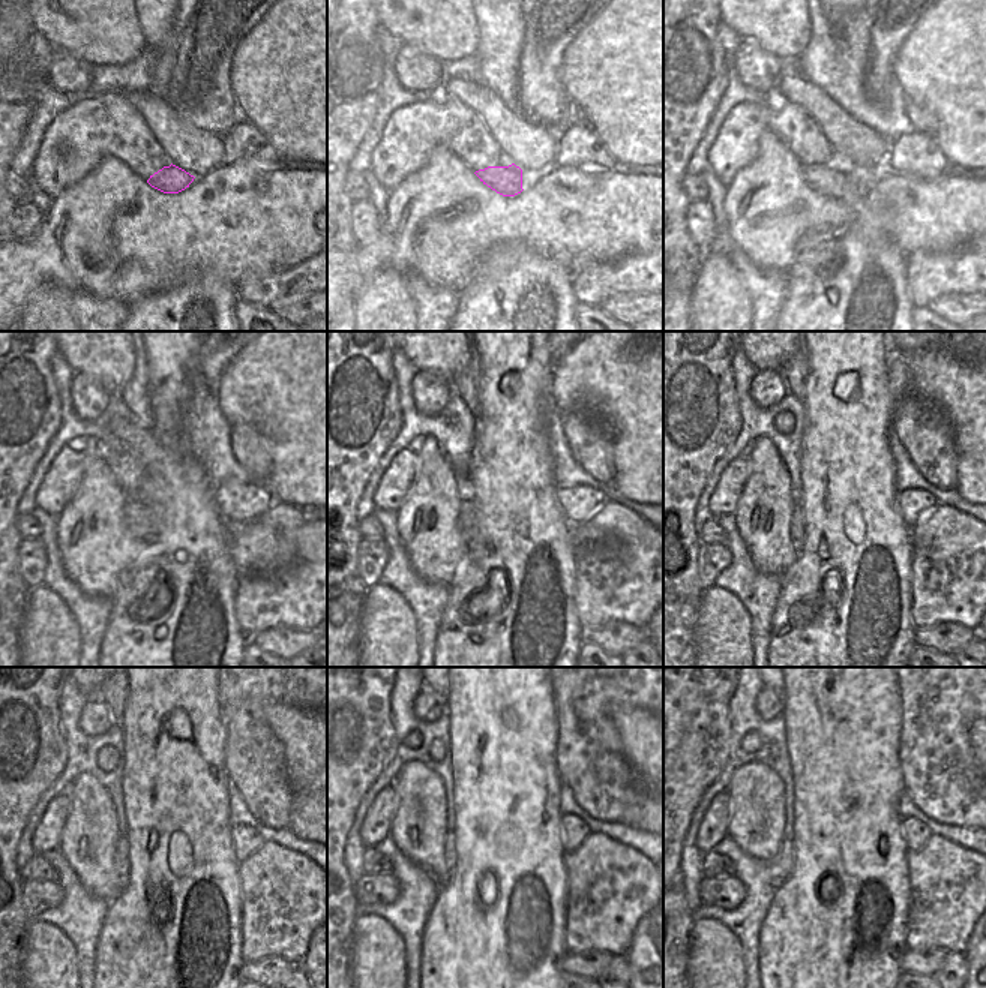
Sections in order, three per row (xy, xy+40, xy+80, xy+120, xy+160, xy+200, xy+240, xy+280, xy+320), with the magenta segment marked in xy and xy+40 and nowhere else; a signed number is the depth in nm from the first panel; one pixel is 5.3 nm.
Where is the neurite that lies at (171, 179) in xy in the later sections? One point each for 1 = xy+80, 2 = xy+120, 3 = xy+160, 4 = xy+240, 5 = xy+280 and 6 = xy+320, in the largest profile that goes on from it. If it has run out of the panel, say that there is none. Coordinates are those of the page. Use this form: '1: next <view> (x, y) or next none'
1: next xy+80 (829, 182)
2: next xy+120 (140, 519)
3: next xy+160 (467, 520)
4: next xy+240 (122, 849)
5: next xy+280 (449, 843)
6: next xy+320 (779, 868)

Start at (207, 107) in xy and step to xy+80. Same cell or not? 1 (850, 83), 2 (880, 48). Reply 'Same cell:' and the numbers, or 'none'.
Same cell: 2

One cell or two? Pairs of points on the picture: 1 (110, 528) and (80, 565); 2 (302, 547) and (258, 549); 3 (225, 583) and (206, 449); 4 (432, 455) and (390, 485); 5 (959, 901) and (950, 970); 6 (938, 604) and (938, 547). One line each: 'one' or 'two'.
1: one
2: one
3: two
4: two
5: two
6: one

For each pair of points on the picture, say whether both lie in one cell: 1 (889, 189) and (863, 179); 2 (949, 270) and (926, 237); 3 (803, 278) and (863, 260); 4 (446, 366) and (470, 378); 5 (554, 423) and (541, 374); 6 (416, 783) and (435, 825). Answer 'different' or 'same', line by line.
1: different
2: different
3: same
4: different
5: different
6: same

